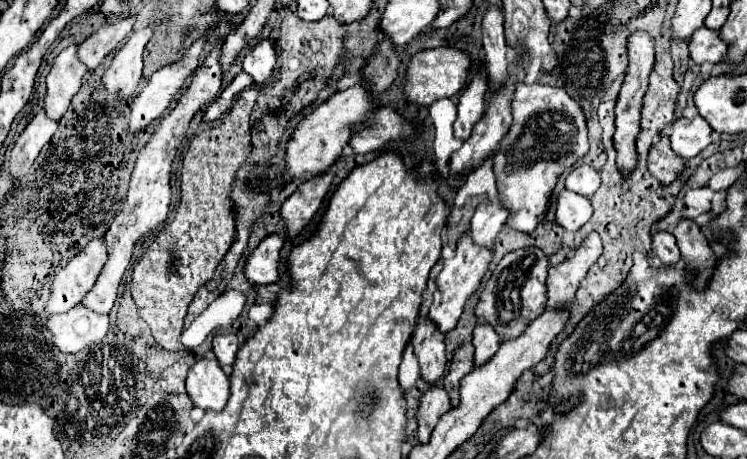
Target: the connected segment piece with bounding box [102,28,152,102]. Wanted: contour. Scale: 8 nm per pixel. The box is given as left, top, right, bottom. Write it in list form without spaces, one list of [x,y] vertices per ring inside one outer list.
[[[152,28],[132,34],[130,40],[114,56],[112,66],[102,76],[102,82],[110,96],[126,102],[134,98],[138,84],[142,80],[142,68],[144,68],[142,52],[150,36],[152,36]]]

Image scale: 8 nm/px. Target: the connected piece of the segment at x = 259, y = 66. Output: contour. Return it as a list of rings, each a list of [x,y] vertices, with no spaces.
[[[264,40],[258,46],[254,46],[244,58],[244,72],[250,74],[254,78],[254,84],[258,86],[266,84],[272,78],[276,66],[278,66],[278,58],[274,44],[270,40]]]

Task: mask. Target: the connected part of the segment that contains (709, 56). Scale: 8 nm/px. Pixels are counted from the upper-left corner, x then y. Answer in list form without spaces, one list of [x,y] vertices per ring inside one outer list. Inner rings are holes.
[[[702,26],[690,38],[690,58],[696,64],[720,62],[726,54],[726,44],[718,38],[718,32]]]

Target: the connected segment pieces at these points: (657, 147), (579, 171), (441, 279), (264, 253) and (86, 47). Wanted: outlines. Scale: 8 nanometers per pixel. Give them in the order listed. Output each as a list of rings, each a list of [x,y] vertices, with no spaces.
[[[666,134],[650,148],[648,170],[654,178],[658,178],[658,182],[662,182],[662,186],[670,186],[670,182],[674,182],[674,178],[682,174],[684,160],[672,152],[670,140]]]
[[[588,164],[574,168],[566,178],[566,188],[582,196],[592,196],[598,190],[598,186],[600,186],[600,174]]]
[[[470,232],[462,234],[462,238],[458,240],[458,248],[456,248],[454,258],[444,260],[442,270],[436,276],[434,302],[432,302],[430,310],[428,310],[428,318],[438,326],[440,332],[446,334],[446,332],[450,332],[456,326],[456,322],[458,322],[458,318],[462,314],[462,308],[464,308],[466,300],[478,290],[480,280],[486,274],[490,262],[492,262],[492,250],[486,250],[486,248],[474,244],[474,240],[470,238]]]
[[[268,234],[256,250],[248,256],[244,274],[250,282],[266,286],[280,280],[280,250],[286,242],[286,234]]]
[[[130,16],[130,18],[120,20],[116,24],[102,26],[96,34],[92,34],[90,38],[86,38],[78,46],[78,58],[80,58],[80,62],[84,62],[88,70],[98,68],[102,64],[102,60],[110,52],[114,52],[126,40],[126,36],[132,30],[132,24],[134,24],[134,18]]]

